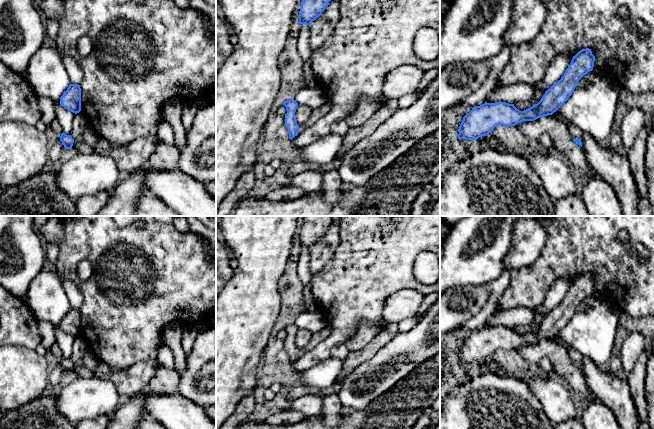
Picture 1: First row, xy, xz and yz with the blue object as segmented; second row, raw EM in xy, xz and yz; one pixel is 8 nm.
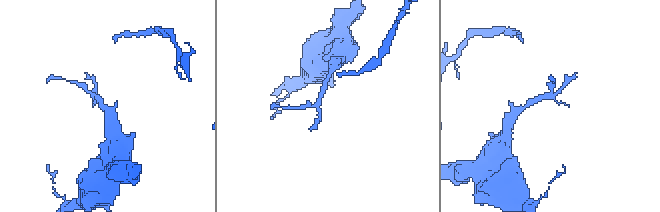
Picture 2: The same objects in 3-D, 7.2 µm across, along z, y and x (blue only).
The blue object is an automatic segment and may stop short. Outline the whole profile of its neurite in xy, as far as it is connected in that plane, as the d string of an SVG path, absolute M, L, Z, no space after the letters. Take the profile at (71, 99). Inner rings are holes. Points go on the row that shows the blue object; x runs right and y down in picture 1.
M70 84L60 98L60 105L75 114L79 113L81 111L80 85Z

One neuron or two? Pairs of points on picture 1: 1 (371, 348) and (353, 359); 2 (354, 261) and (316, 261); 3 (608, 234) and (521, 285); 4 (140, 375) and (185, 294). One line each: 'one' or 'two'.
1: one
2: two
3: one
4: two

